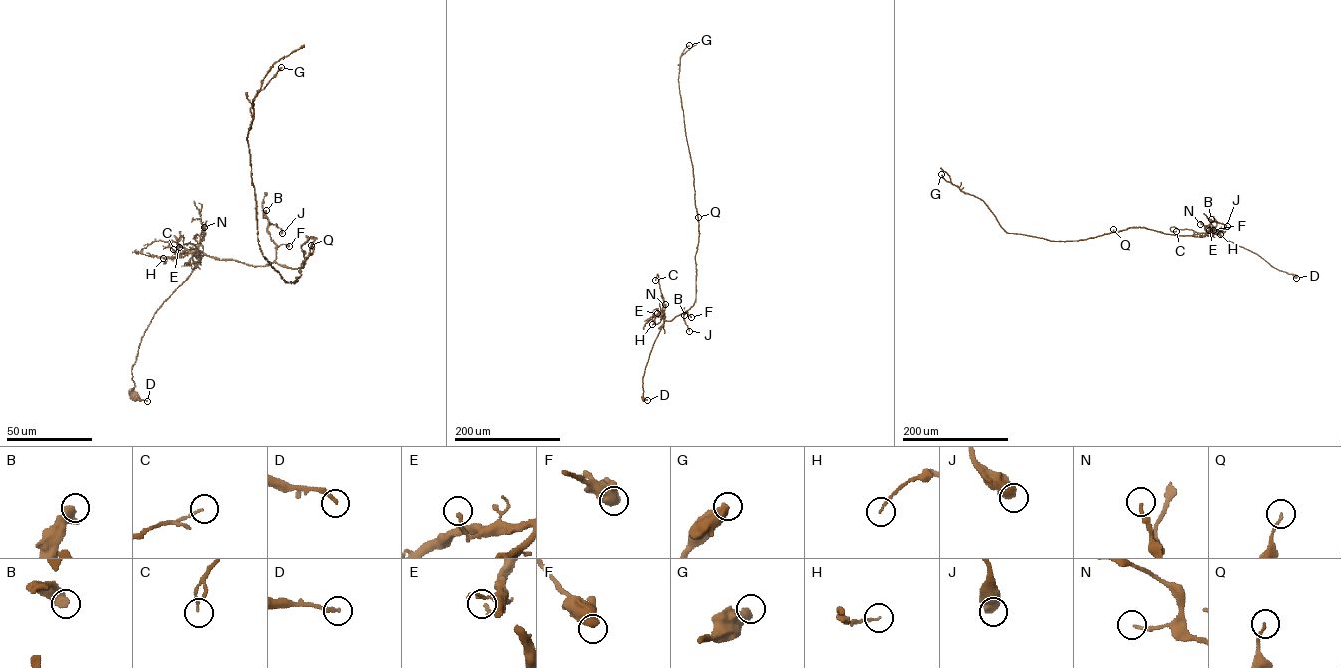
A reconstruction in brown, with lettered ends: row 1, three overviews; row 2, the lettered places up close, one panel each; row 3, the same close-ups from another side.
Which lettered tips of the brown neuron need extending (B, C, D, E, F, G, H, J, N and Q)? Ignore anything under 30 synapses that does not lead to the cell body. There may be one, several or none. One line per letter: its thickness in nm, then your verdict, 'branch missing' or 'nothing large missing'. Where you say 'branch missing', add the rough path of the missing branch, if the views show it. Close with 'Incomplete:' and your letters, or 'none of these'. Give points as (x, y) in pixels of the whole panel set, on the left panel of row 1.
B: 650 nm thick; nothing large missing
C: 130 nm thick; nothing large missing
D: 220 nm thick; nothing large missing
E: 170 nm thick; nothing large missing
F: 650 nm thick; nothing large missing
G: 550 nm thick; nothing large missing
H: 110 nm thick; nothing large missing
J: 600 nm thick; nothing large missing
N: 140 nm thick; nothing large missing
Q: 120 nm thick; nothing large missing
Incomplete: none of these

